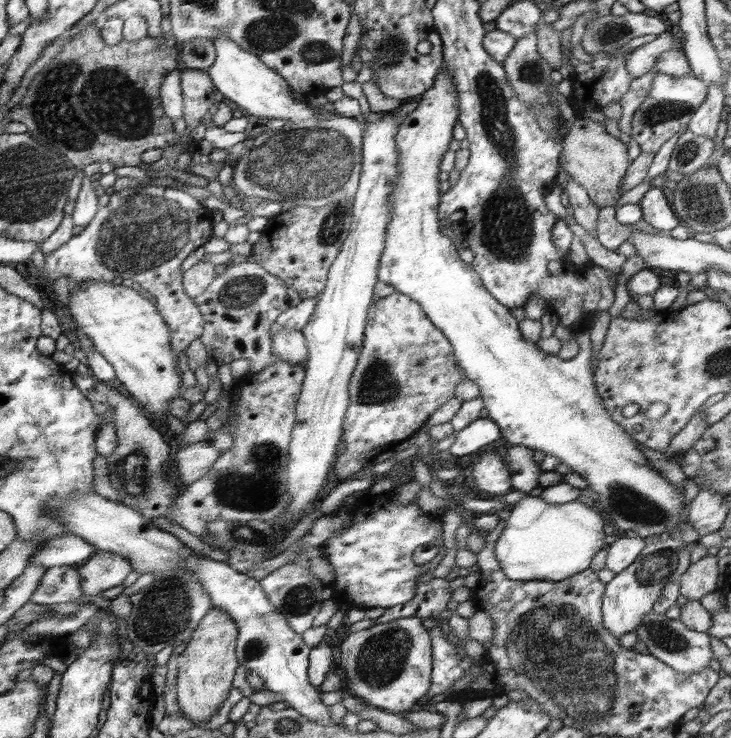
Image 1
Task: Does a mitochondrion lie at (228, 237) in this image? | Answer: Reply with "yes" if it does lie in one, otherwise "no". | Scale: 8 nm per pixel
no

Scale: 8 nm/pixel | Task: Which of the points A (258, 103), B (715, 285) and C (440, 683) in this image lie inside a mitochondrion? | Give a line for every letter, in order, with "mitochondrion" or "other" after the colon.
A: other
B: other
C: other

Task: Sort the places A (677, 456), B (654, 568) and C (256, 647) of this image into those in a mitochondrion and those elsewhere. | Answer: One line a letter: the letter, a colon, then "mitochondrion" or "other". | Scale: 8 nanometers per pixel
A: other
B: mitochondrion
C: mitochondrion

